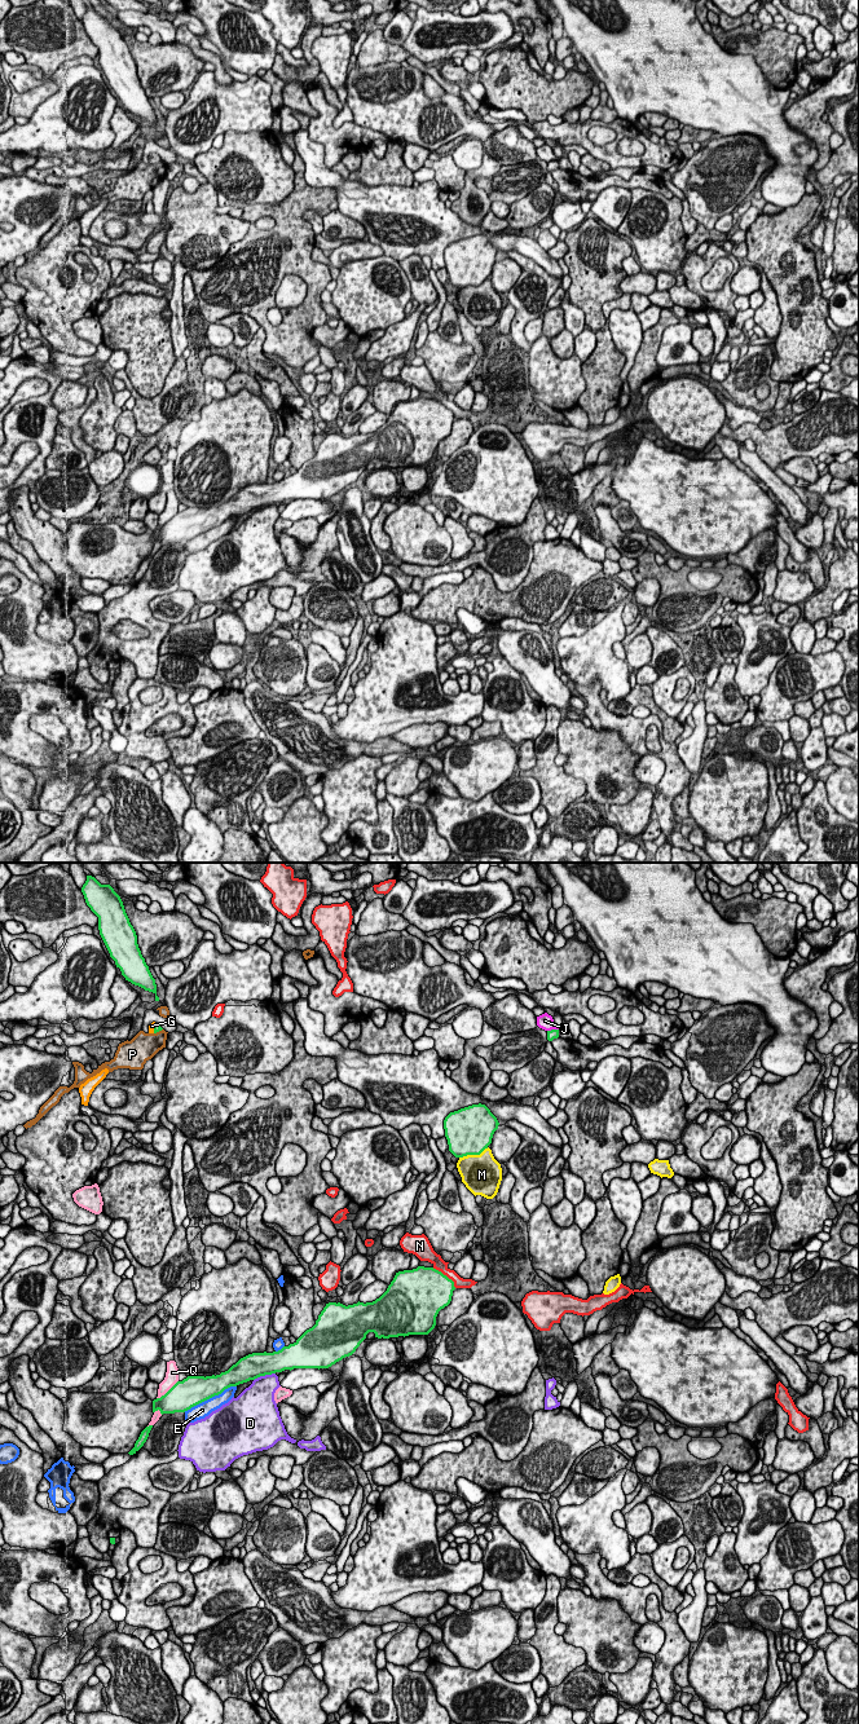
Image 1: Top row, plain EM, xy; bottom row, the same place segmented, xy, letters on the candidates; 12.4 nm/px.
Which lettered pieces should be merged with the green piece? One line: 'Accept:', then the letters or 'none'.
Accept: G

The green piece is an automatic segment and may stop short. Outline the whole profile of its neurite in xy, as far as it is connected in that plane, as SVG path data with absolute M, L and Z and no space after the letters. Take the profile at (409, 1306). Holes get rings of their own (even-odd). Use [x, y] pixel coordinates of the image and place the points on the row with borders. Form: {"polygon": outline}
{"polygon": "M418 1266L396 1273L387 1291L373 1302L343 1305L329 1302L318 1315L316 1324L307 1330L294 1344L273 1353L252 1353L241 1358L228 1371L212 1376L188 1376L177 1381L164 1395L153 1401L153 1412L185 1412L191 1407L221 1394L230 1386L255 1380L260 1376L294 1368L329 1368L352 1355L369 1332L378 1339L409 1335L428 1335L436 1326L436 1317L451 1301L454 1282L433 1267Z"}

